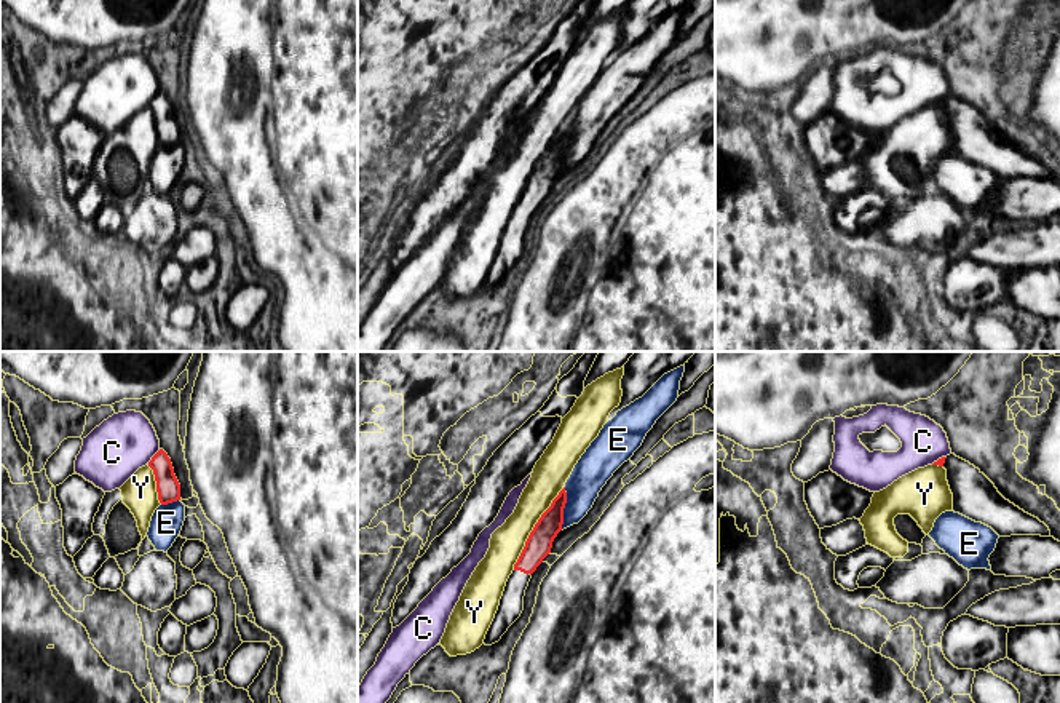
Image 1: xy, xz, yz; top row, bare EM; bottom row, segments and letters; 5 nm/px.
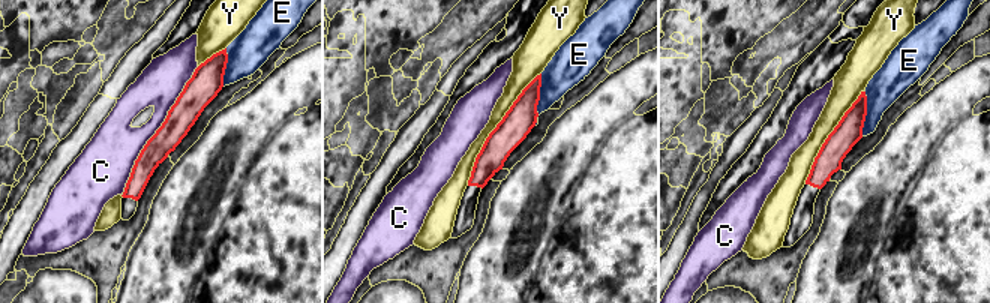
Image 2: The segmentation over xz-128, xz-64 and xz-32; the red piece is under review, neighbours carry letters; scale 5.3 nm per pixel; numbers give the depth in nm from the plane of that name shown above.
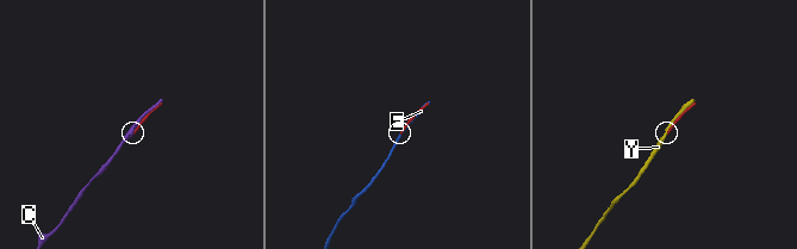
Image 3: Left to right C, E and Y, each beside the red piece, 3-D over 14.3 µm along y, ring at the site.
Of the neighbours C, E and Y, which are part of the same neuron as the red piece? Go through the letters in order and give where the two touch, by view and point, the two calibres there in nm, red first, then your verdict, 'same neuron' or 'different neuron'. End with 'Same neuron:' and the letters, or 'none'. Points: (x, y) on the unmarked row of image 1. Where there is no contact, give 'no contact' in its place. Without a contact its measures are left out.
C: xy (152, 99) | 120/300 nm | different neuron
E: xz (564, 149) | 130/180 nm | different neuron
Y: xz (533, 171) | 130/170 nm | different neuron
Same neuron: none

